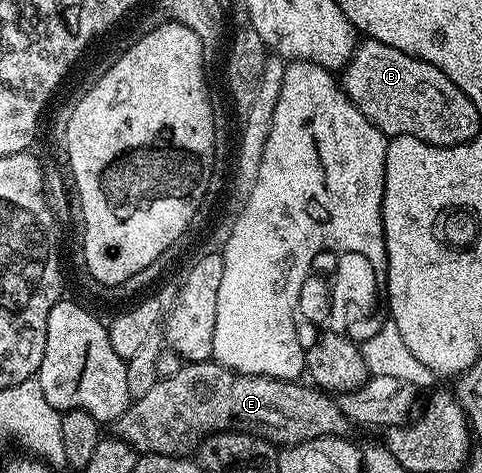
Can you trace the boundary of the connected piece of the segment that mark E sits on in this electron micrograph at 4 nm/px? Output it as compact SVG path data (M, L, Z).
M214 360L189 362L177 376L160 378L145 396L134 399L113 423L113 430L140 455L161 456L190 455L207 435L221 430L254 434L269 444L276 442L279 448L321 436L346 435L349 423L340 403L328 393L299 384L286 378L238 374Z

